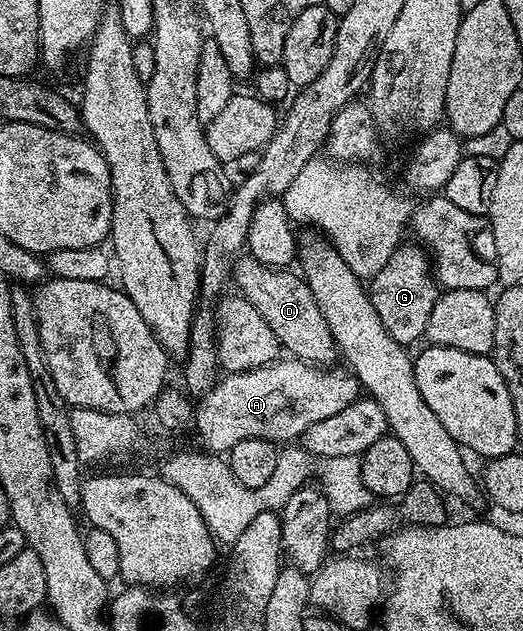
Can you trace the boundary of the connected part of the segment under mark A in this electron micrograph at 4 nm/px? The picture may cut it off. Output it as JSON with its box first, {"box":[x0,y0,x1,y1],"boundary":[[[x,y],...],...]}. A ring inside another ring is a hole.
{"box":[193,357,360,453],"boundary":[[[280,357],[252,371],[224,374],[198,400],[193,431],[211,453],[227,453],[238,442],[249,438],[267,439],[276,445],[298,440],[309,425],[341,413],[341,409],[360,398],[359,381],[350,370],[333,370],[299,358]]]}

